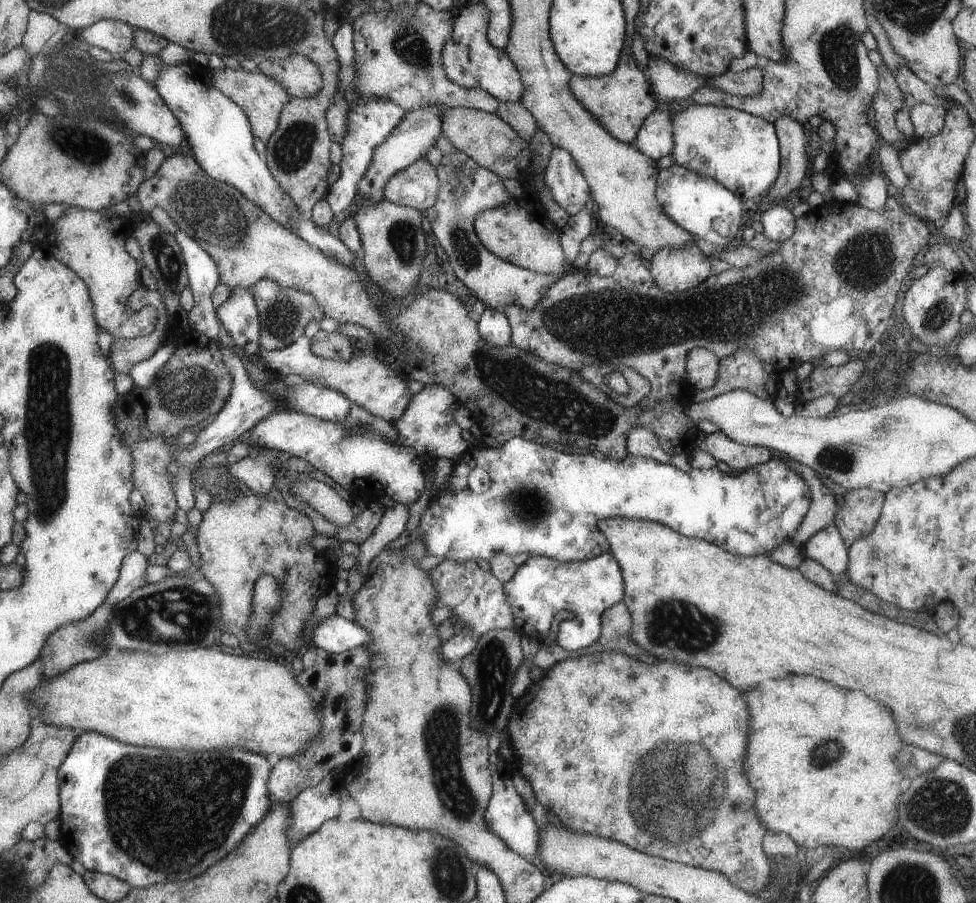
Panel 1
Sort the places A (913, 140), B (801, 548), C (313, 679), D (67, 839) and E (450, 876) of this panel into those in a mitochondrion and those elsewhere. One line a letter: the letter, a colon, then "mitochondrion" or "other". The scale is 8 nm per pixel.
A: other
B: other
C: other
D: other
E: mitochondrion

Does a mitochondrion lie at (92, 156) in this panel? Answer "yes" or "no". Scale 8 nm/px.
yes

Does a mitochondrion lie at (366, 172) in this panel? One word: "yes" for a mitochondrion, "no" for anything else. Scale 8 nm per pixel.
no

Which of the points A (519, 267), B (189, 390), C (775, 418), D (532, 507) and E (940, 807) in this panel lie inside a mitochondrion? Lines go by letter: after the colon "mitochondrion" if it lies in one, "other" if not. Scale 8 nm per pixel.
A: other
B: mitochondrion
C: other
D: mitochondrion
E: mitochondrion

